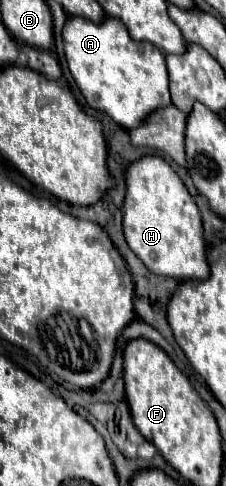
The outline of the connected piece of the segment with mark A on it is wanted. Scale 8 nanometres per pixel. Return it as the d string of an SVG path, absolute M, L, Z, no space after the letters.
M71 16L63 28L65 56L69 70L95 110L105 110L119 126L133 130L141 126L155 110L171 104L165 54L149 42L135 42L123 22L105 18L101 24Z

